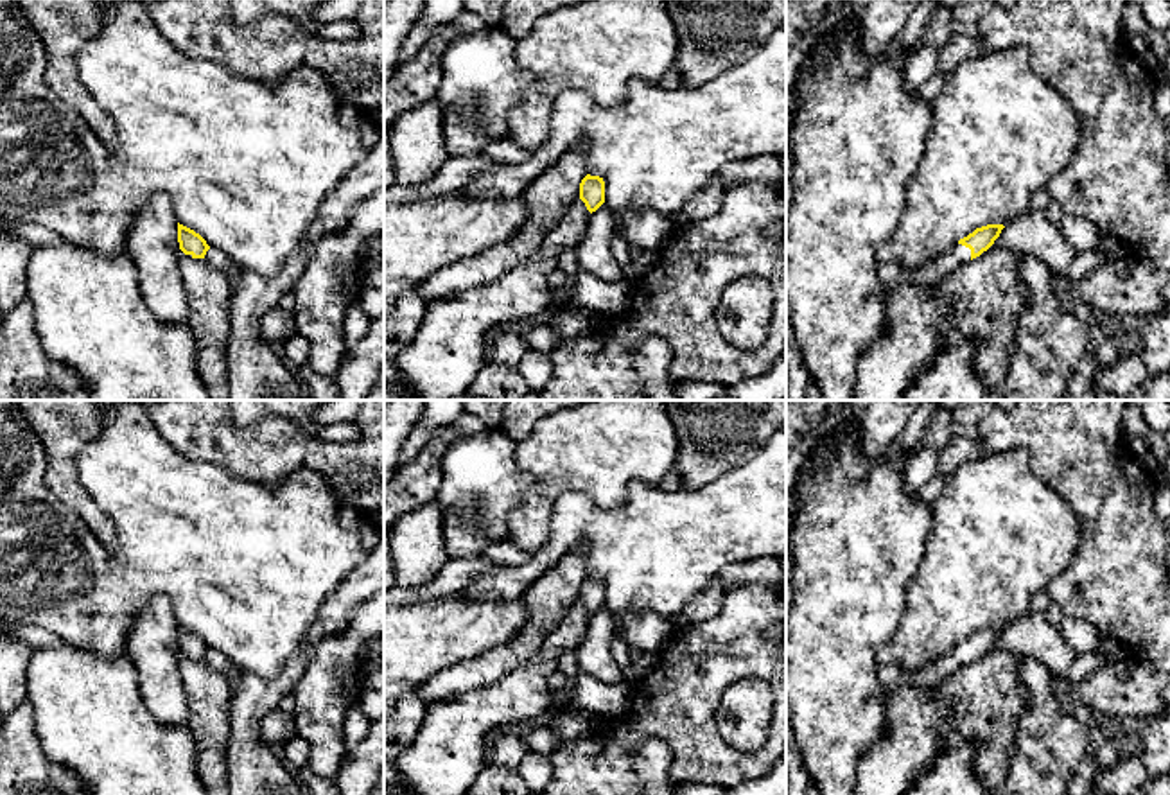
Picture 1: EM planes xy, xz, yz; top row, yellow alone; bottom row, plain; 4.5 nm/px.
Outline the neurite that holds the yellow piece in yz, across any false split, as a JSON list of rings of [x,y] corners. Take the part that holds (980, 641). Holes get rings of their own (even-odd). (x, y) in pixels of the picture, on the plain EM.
[[[987,626],[987,628],[976,630],[973,635],[960,641],[947,653],[944,653],[933,664],[930,664],[928,668],[917,673],[903,671],[895,664],[879,662],[878,678],[885,693],[890,693],[904,684],[931,687],[942,682],[946,677],[953,675],[962,666],[987,653],[994,646],[994,642],[1000,639],[1003,630],[1005,630],[1003,626]]]

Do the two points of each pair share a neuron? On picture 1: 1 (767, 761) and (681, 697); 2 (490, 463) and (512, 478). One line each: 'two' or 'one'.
1: one
2: one

